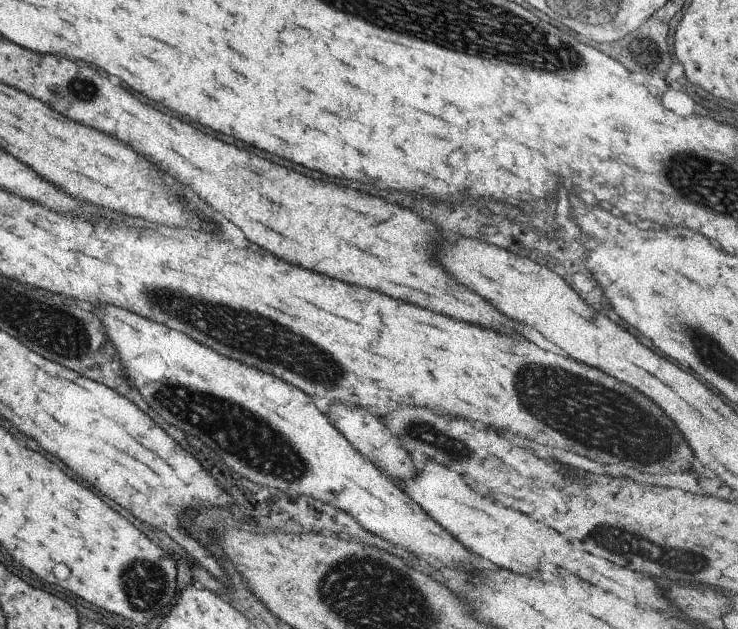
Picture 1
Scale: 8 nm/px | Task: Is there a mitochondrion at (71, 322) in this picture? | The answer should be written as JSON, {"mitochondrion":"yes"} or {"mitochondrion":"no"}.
{"mitochondrion":"yes"}

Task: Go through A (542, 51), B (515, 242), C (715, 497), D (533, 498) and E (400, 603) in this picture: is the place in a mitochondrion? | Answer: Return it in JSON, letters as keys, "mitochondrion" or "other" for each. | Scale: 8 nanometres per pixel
{"A":"mitochondrion","B":"other","C":"other","D":"other","E":"mitochondrion"}

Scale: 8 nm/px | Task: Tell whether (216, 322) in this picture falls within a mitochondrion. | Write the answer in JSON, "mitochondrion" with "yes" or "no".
{"mitochondrion":"yes"}

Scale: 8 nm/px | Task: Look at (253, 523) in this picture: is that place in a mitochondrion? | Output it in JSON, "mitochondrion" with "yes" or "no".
{"mitochondrion":"no"}

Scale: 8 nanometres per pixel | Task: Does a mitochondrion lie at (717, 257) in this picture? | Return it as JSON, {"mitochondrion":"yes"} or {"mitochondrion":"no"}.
{"mitochondrion":"no"}

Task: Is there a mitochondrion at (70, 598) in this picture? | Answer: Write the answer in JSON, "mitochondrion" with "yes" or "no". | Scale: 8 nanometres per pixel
{"mitochondrion":"no"}

